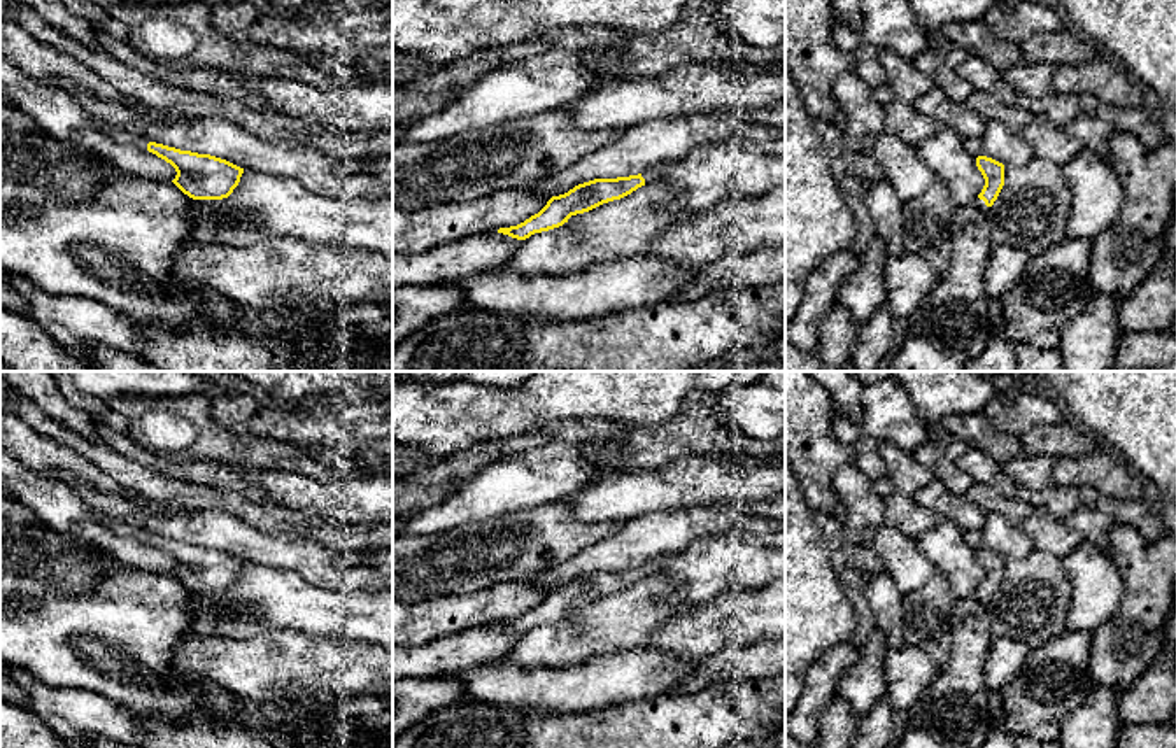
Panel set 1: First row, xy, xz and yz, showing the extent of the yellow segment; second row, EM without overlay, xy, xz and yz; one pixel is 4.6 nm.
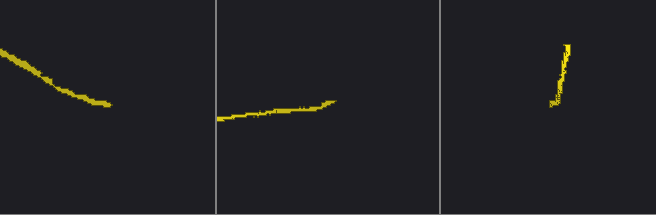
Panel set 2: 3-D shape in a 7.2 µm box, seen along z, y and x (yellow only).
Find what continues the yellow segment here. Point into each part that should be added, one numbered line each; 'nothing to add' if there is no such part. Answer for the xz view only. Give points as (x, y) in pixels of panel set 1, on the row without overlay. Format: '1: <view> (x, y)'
1: xz (656, 564)

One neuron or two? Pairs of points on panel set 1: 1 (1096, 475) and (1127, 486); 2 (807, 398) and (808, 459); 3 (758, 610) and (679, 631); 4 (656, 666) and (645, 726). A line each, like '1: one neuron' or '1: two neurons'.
1: one neuron
2: one neuron
3: one neuron
4: two neurons

